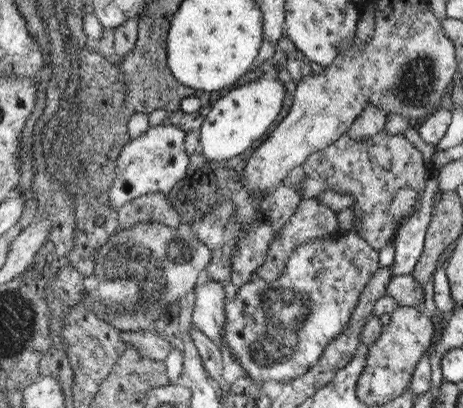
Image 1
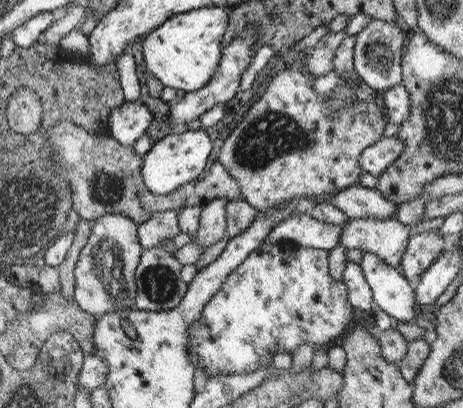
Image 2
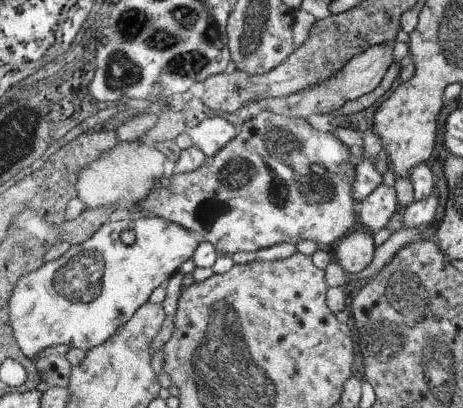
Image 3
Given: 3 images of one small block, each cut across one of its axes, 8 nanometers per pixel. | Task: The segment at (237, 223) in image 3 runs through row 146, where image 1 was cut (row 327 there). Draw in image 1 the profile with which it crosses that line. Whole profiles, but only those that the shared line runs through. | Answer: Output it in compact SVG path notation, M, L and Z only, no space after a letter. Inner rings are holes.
M353 230L297 246L275 282L253 278L239 286L233 300L225 300L223 342L231 358L257 384L271 380L289 384L301 378L319 362L321 350L347 330L361 292L375 272L375 248Z

